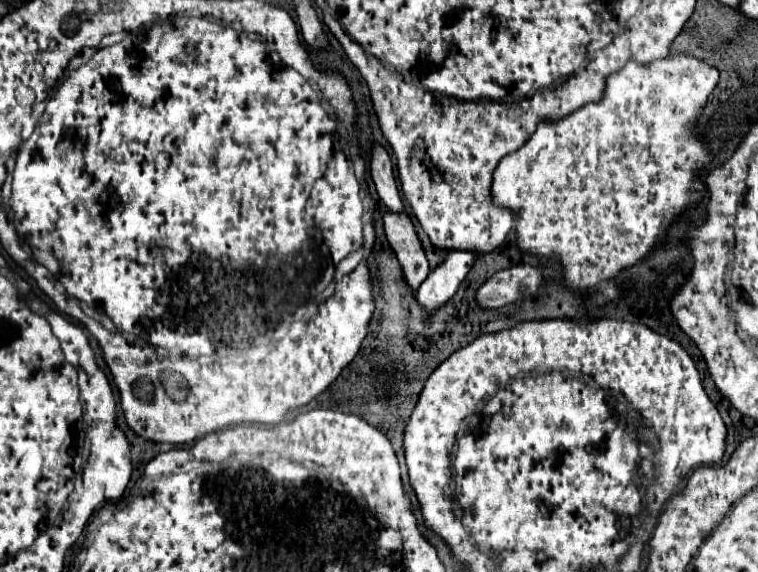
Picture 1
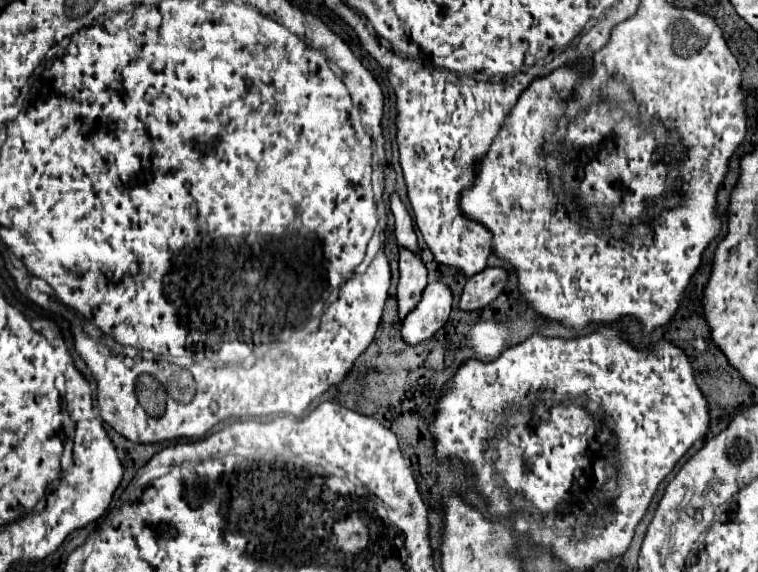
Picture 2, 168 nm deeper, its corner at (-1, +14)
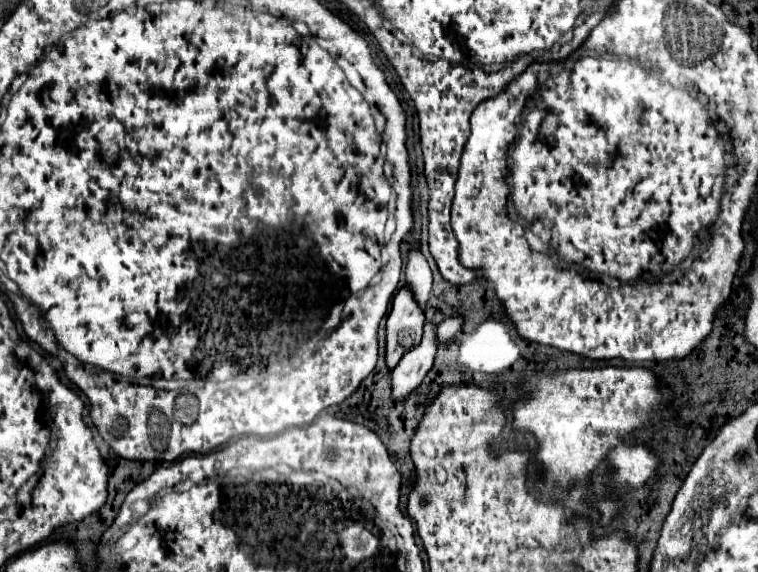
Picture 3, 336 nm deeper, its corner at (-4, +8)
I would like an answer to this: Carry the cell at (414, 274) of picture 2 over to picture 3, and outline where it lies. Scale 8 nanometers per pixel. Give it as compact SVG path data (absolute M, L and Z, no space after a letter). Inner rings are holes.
M403 286L395 300L387 318L387 364L395 368L401 356L419 344L423 334L425 312L417 304L409 286Z

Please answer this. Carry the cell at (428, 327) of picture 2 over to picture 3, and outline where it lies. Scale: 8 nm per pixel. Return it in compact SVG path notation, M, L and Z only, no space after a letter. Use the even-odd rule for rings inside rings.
M425 320L421 344L411 348L407 354L403 354L399 364L393 368L391 382L393 382L395 398L403 398L409 392L413 392L423 382L425 374L431 370L433 360L435 360L435 352L439 346L437 326L439 324L433 320Z

